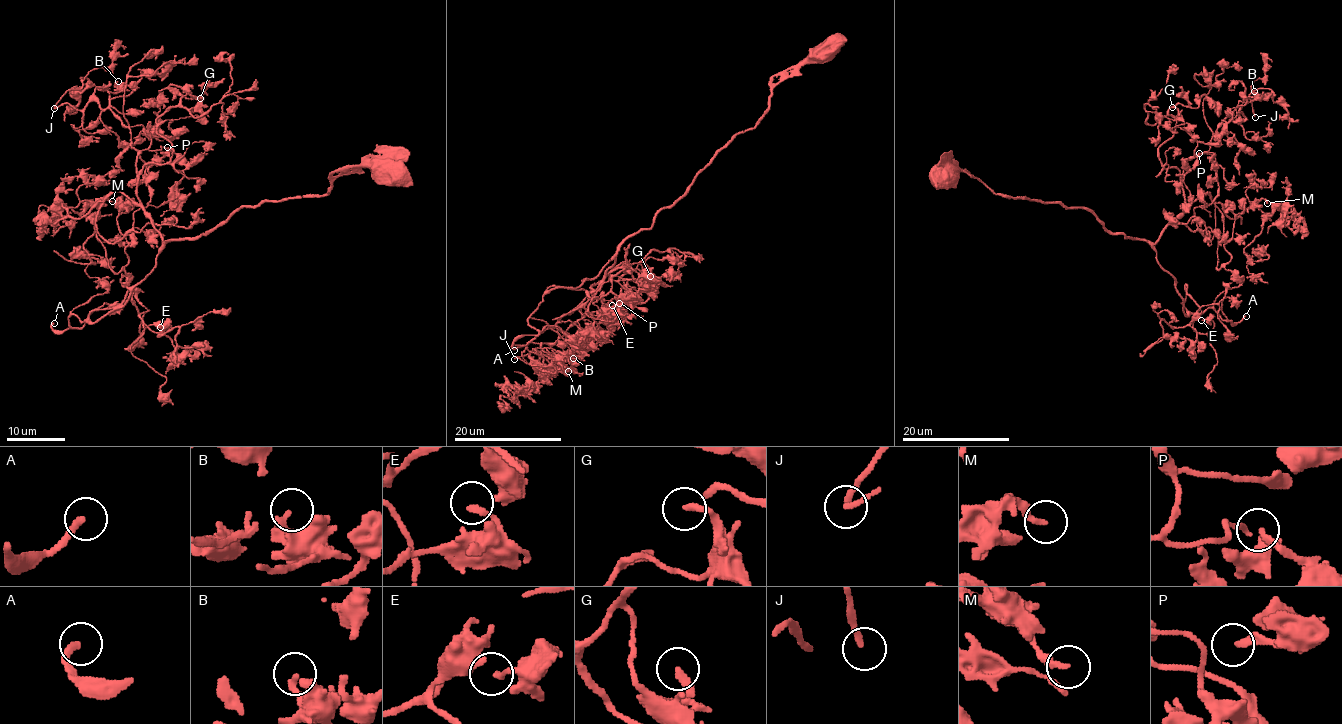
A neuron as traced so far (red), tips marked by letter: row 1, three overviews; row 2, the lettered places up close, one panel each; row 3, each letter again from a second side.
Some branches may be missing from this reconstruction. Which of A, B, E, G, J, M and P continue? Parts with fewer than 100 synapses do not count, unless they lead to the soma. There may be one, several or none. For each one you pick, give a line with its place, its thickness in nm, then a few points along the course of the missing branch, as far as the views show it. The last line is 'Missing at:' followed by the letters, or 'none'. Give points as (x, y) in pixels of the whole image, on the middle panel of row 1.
A: place (514, 350); calibre 240 nm; course (514, 350), (518, 354), (501, 367), (482, 402), (502, 421), (498, 422), (503, 428)
Missing at: A

